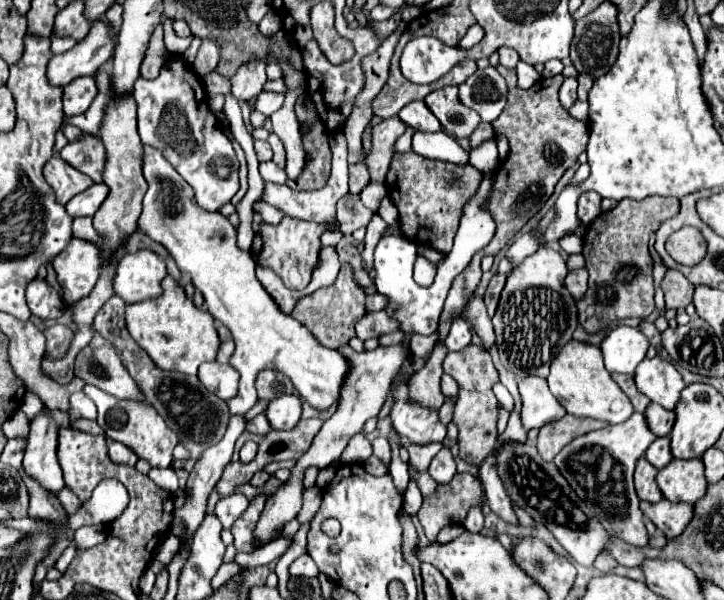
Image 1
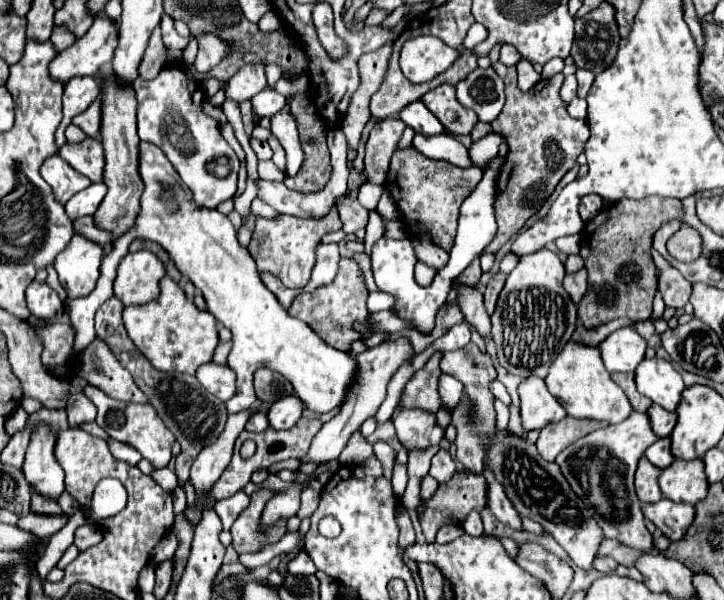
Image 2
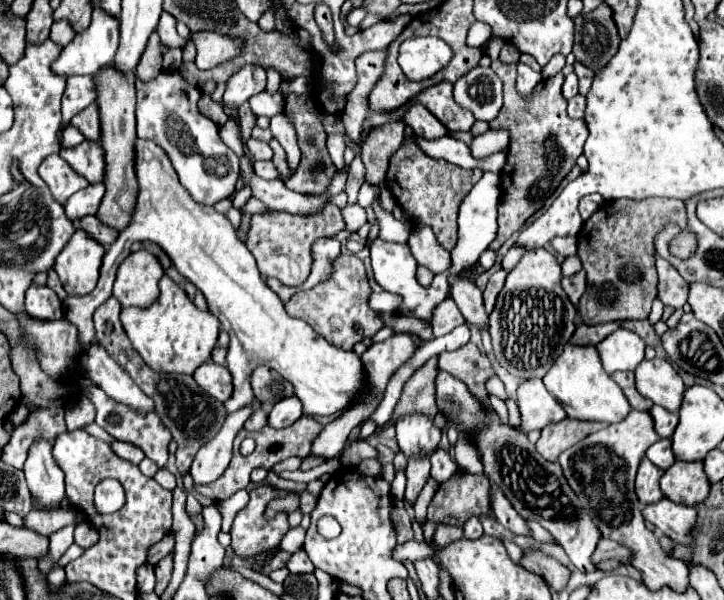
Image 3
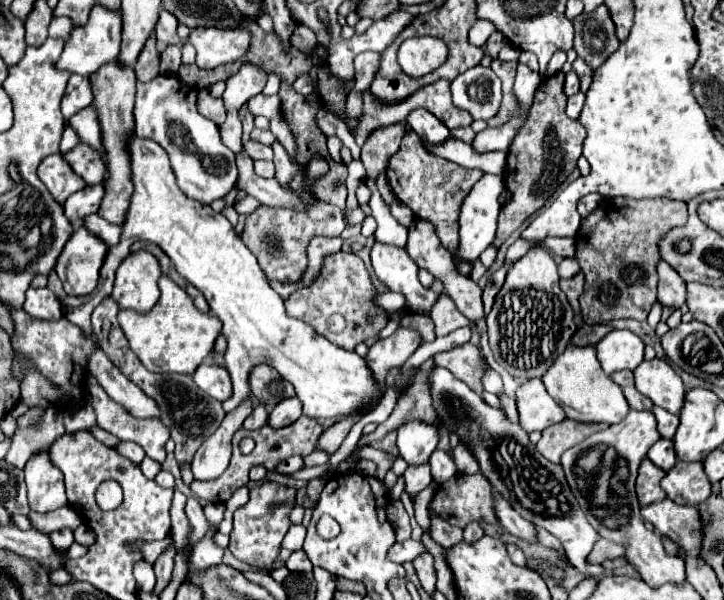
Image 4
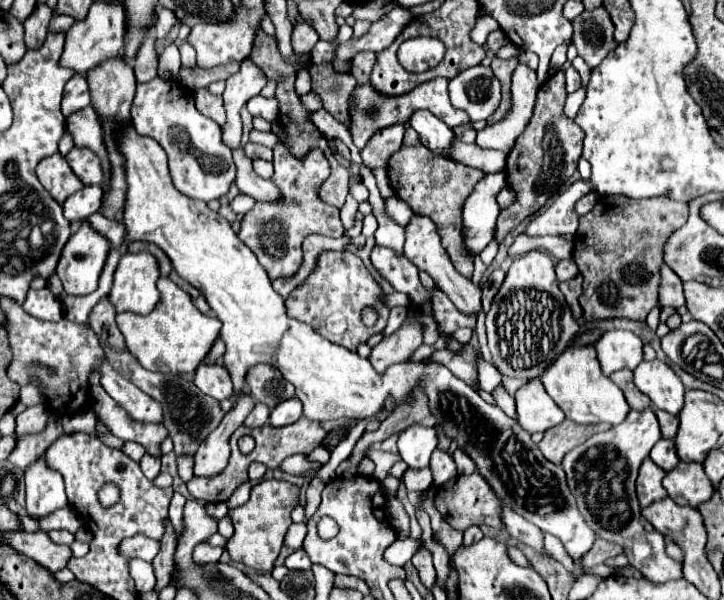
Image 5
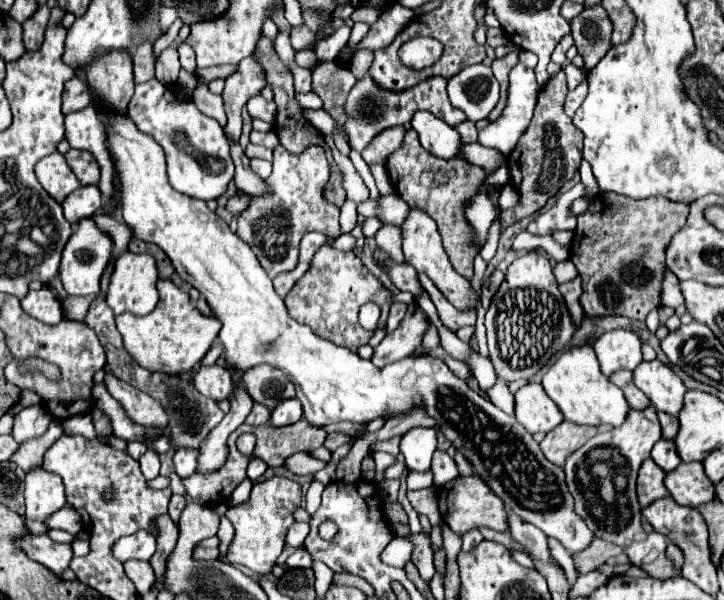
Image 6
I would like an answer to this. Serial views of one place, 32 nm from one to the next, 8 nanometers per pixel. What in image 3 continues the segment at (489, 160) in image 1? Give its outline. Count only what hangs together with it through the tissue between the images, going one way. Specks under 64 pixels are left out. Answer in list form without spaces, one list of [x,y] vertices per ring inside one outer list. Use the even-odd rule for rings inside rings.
[[[500,128],[500,130],[486,130],[484,134],[478,134],[474,138],[474,142],[470,144],[472,154],[474,156],[488,156],[492,152],[500,152],[506,150],[510,144],[510,136],[508,136],[508,128]]]

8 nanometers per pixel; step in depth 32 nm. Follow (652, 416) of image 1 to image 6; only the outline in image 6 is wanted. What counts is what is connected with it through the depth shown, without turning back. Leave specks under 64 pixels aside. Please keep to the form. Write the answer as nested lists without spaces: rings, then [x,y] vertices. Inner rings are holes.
[[[658,412],[658,418],[660,418],[660,424],[662,424],[662,438],[674,440],[676,432],[678,432],[678,418],[668,416],[664,412]]]

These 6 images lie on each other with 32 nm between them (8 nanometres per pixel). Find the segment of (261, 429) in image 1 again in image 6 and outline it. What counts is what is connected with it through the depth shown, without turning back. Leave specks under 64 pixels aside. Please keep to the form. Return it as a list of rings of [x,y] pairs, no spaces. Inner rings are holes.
[[[254,404],[254,408],[252,408],[252,412],[248,414],[246,422],[248,422],[248,424],[252,424],[252,426],[268,424],[268,422],[270,422],[270,410],[268,410],[268,408],[264,408],[262,404]]]

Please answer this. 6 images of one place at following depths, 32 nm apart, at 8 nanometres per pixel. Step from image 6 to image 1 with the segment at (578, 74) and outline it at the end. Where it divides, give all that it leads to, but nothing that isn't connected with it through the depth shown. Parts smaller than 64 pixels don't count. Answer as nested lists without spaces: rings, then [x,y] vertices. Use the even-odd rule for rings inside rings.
[[[566,78],[562,88],[560,88],[560,102],[564,108],[570,108],[576,100],[576,88],[578,88],[578,82],[576,78]]]

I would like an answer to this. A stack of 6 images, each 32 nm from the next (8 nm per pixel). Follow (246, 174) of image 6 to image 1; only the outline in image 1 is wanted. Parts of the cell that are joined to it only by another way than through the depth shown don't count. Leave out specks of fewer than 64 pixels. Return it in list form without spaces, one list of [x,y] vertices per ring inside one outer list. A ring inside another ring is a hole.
[[[334,132],[328,136],[330,142],[330,150],[332,150],[332,162],[334,162],[334,172],[328,180],[328,184],[322,190],[316,192],[296,192],[290,190],[286,184],[274,184],[274,182],[264,182],[264,190],[262,190],[262,200],[272,204],[274,208],[278,208],[280,212],[300,218],[300,220],[314,220],[314,222],[334,222],[336,216],[336,202],[348,192],[348,148],[346,148],[346,138],[340,132]]]

